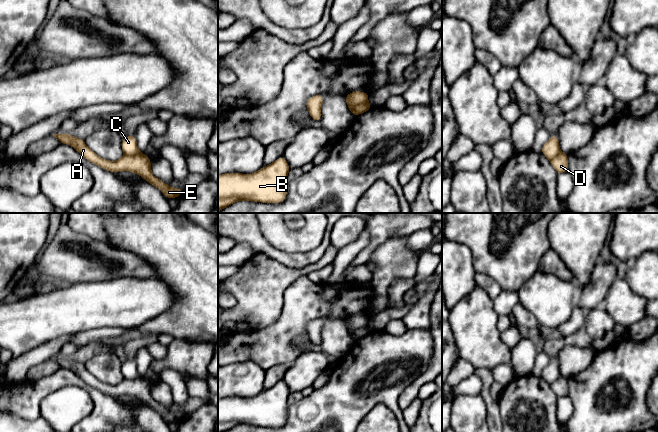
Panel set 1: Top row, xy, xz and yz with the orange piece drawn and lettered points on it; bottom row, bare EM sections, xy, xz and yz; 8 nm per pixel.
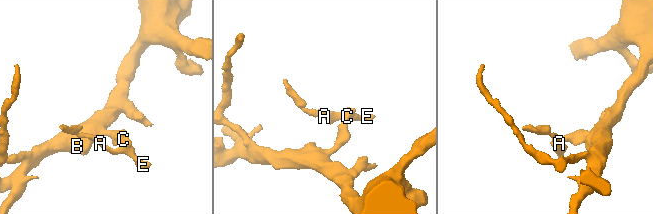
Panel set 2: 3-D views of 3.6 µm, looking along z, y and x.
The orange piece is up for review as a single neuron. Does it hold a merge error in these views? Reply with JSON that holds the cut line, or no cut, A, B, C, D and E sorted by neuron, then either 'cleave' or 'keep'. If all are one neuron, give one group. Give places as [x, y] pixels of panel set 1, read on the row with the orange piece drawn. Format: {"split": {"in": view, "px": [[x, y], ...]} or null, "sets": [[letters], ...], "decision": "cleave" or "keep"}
{"split": {"in": "xz", "px": [[346, 97], [353, 104], [367, 101]]}, "sets": [["A", "D", "E"], ["B", "C"]], "decision": "cleave"}

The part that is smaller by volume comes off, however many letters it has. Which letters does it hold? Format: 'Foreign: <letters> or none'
Foreign: A, D, E

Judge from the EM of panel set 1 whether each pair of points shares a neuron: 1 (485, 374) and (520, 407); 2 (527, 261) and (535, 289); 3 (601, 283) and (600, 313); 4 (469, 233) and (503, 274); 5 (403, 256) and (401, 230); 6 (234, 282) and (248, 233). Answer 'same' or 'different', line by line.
1: different
2: different
3: different
4: same
5: different
6: different

